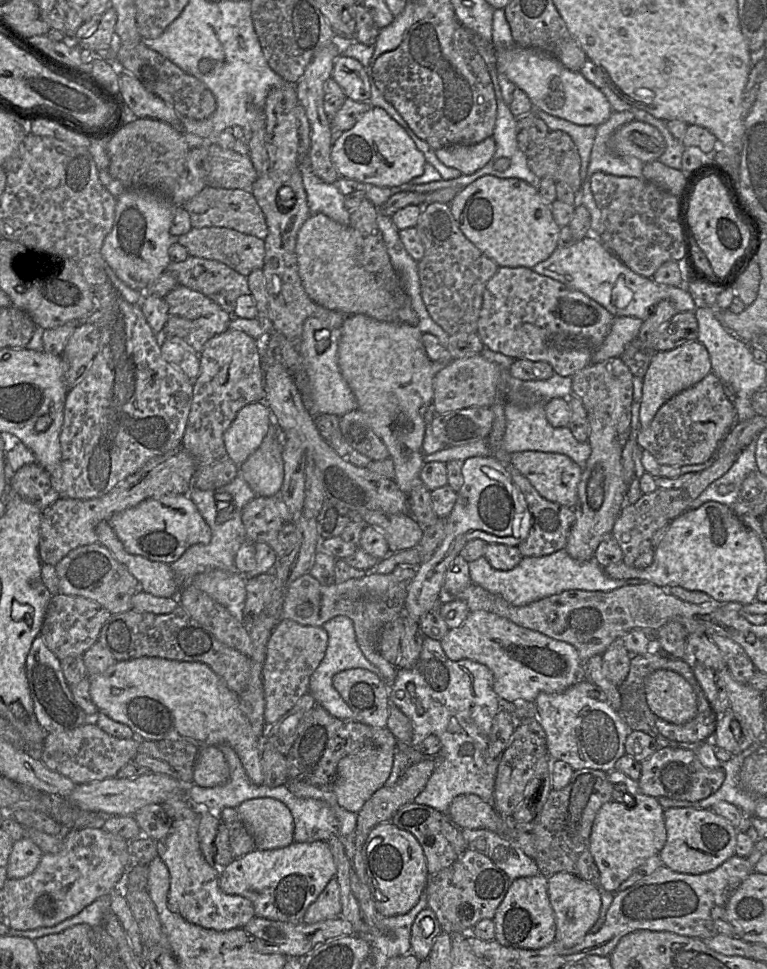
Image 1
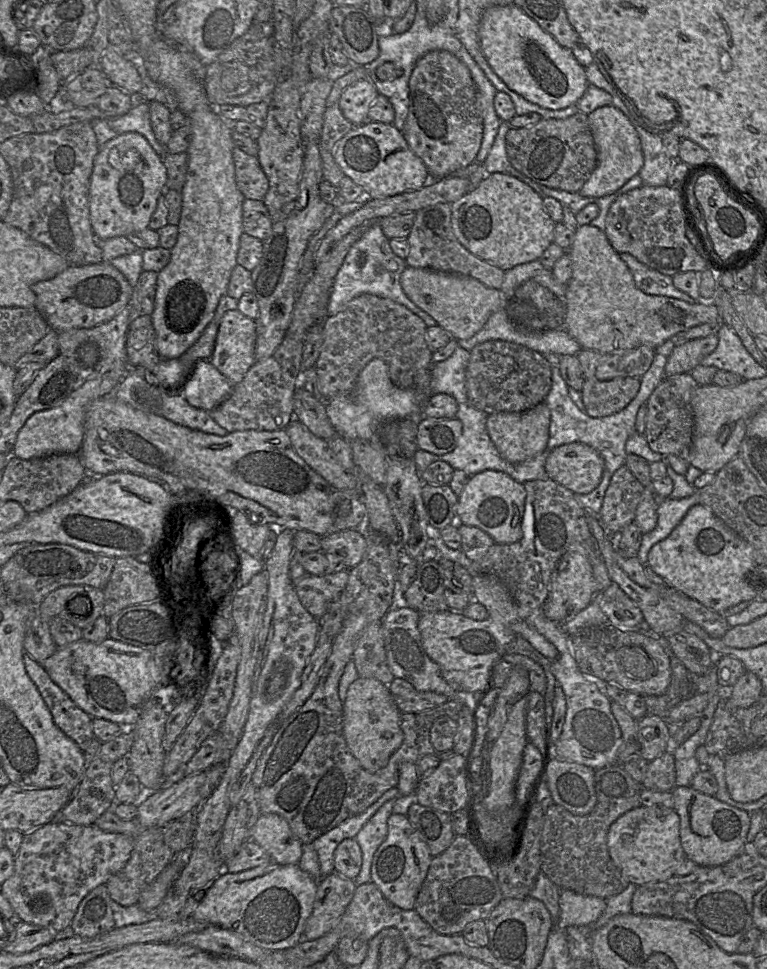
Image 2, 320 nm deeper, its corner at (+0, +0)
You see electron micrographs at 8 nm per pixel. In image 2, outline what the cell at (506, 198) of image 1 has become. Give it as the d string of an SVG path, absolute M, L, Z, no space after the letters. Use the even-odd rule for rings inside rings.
M499 172L486 174L475 189L451 203L451 223L456 238L468 251L503 271L539 259L554 241L556 224L534 189Z

